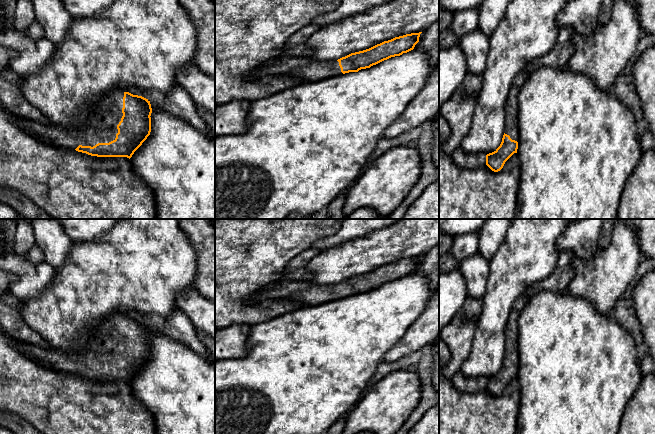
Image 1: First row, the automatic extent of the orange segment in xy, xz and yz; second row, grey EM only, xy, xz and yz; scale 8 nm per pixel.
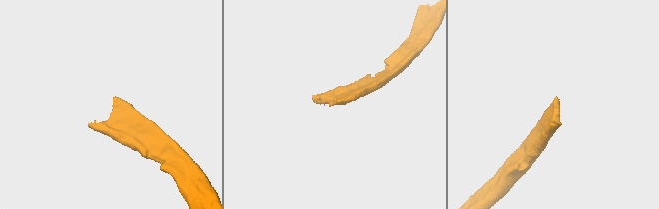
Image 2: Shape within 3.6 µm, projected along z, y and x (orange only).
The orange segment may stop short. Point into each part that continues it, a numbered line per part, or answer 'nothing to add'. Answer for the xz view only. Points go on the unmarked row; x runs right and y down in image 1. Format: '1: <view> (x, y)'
1: xz (309, 294)

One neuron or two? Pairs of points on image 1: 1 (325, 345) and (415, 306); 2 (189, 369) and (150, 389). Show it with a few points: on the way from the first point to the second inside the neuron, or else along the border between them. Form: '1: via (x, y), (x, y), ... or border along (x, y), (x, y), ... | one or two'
1: via (347, 338), (380, 318), (393, 307) | one
2: via (179, 373), (167, 385), (160, 385) | one

